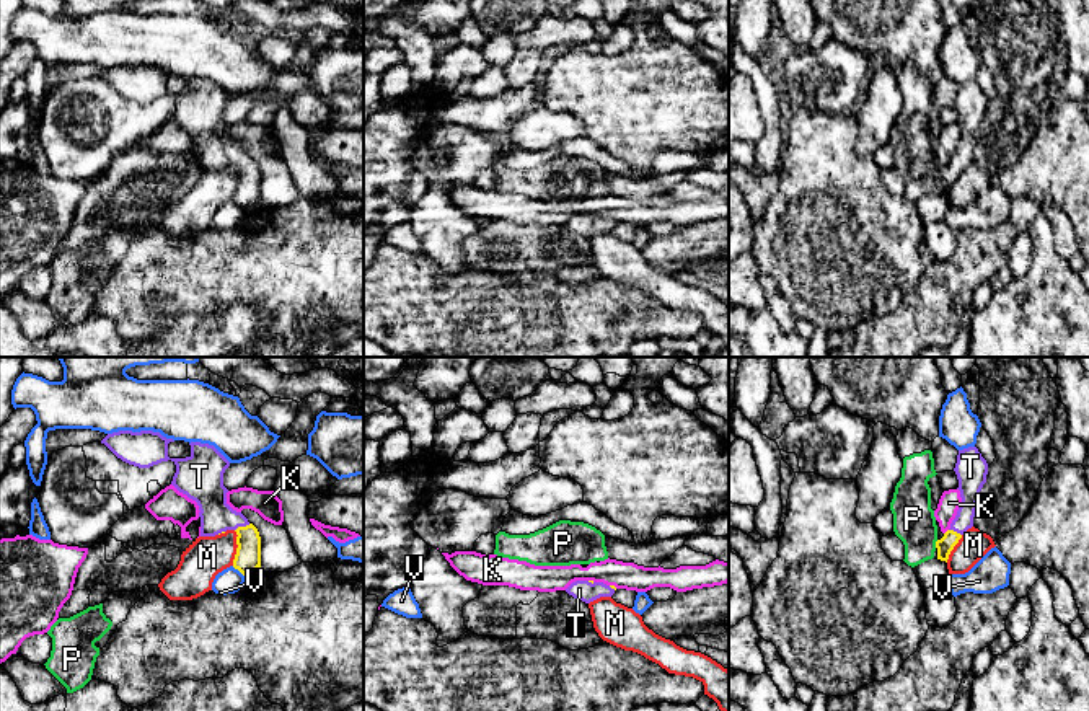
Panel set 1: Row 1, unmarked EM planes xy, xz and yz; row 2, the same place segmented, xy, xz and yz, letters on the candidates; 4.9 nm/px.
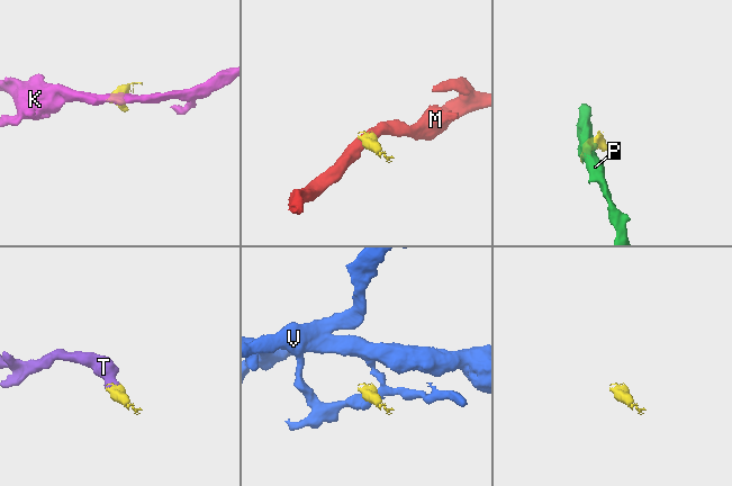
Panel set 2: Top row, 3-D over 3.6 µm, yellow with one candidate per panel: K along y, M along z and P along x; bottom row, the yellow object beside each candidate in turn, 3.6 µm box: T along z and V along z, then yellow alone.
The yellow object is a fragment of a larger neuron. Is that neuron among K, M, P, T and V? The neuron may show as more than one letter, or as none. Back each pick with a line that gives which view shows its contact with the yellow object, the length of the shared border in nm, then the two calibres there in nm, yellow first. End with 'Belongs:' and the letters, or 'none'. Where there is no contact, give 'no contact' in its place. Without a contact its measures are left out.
T: meets yellow in xy; contact 90 nm long; 130 nm thick on the yellow side, 170 nm on the other
Belongs: T

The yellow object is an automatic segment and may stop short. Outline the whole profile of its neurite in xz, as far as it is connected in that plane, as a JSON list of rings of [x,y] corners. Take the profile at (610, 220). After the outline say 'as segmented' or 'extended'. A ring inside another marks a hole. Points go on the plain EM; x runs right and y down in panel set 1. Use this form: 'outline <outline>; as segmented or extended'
outline [[[575,215],[566,223],[569,230],[585,238],[590,238],[600,232],[611,232],[615,225],[615,220],[606,220],[603,217],[593,215]]]; extended

